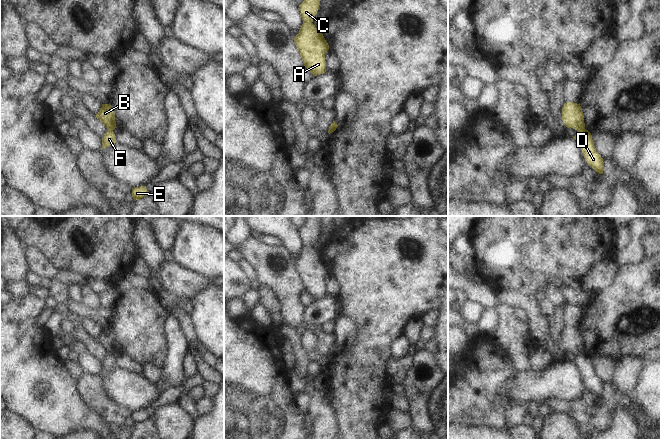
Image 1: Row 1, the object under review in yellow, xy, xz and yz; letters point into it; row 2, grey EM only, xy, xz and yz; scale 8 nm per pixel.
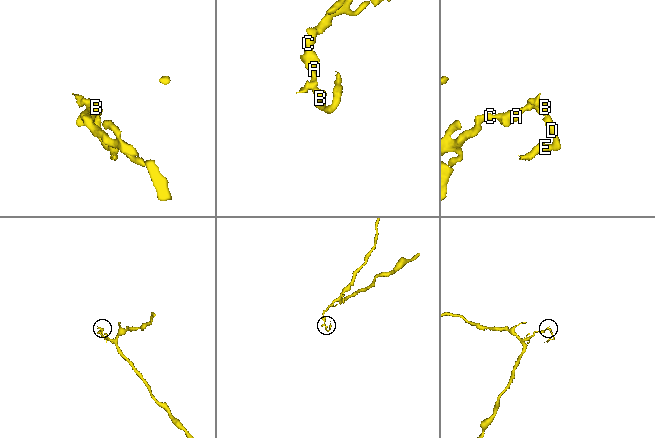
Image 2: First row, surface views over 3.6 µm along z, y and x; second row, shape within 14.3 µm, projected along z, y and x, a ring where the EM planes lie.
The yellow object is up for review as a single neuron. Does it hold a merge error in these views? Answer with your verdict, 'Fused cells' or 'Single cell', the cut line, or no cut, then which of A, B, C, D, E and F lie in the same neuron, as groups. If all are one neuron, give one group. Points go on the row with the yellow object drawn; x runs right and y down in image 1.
Fused cells. Split along yz (584, 128), (577, 131). Groups: A B C / D E F

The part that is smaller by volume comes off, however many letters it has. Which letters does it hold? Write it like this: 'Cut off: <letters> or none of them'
Cut off: D, E, F

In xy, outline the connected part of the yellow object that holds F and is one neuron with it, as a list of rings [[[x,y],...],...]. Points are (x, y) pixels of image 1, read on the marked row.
[[[108,130],[108,131],[104,134],[104,136],[103,136],[103,138],[102,138],[102,148],[101,148],[101,150],[102,150],[103,148],[109,147],[110,145],[113,145],[113,144],[115,144],[115,143],[117,143],[117,142],[116,142],[116,136],[115,136],[113,130]]]

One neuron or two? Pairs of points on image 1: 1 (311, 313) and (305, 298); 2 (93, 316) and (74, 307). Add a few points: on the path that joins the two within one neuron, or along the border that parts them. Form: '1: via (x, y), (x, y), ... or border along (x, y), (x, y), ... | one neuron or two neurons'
1: border along (314, 300), (305, 307) | two neurons
2: via (88, 313), (79, 309) | one neuron

